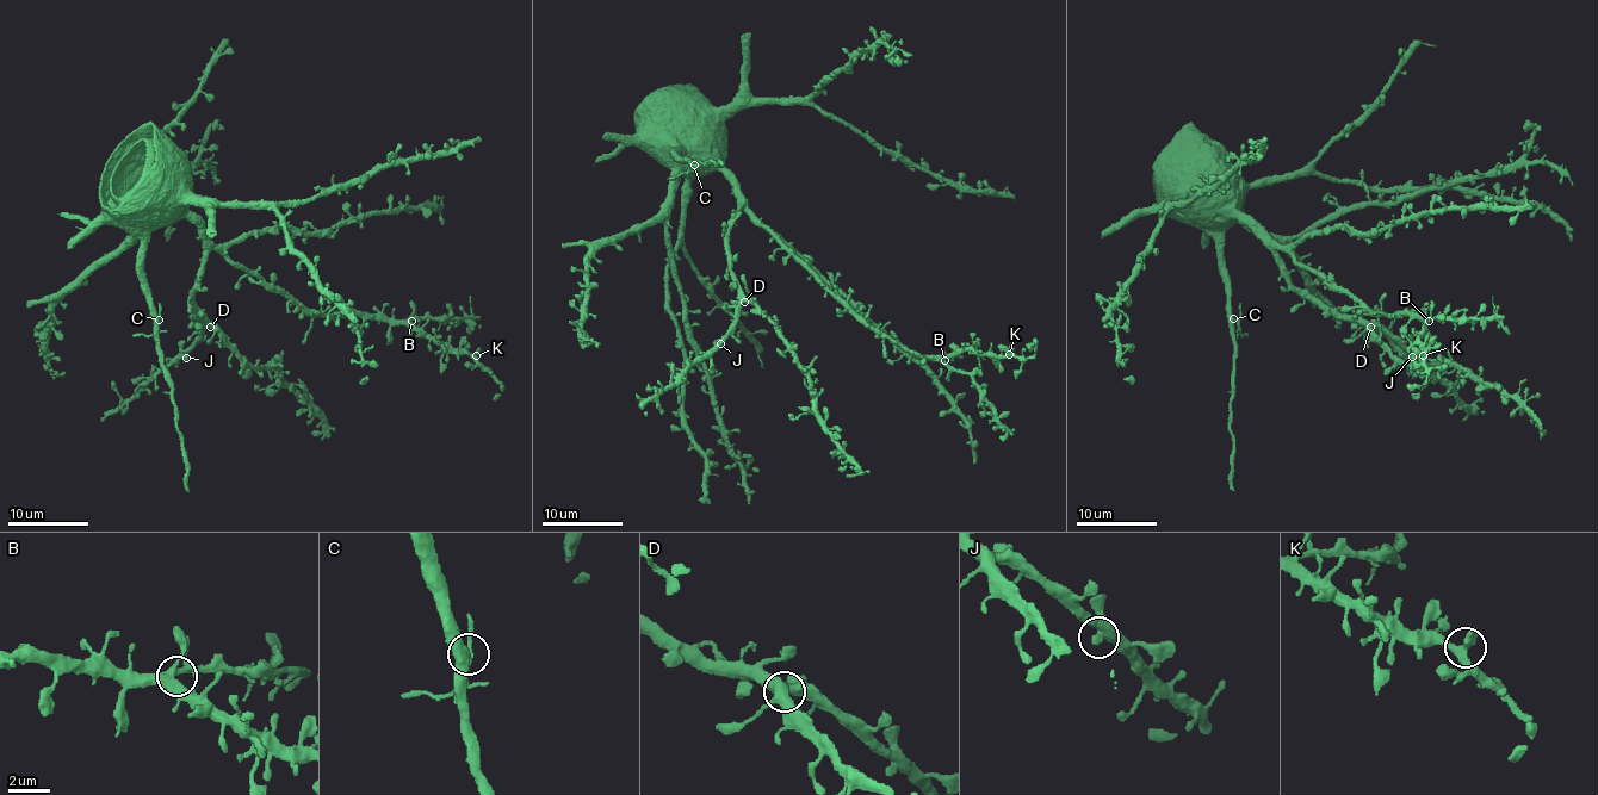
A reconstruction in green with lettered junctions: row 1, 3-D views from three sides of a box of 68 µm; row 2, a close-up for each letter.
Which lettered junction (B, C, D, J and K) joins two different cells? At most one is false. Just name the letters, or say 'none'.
C

